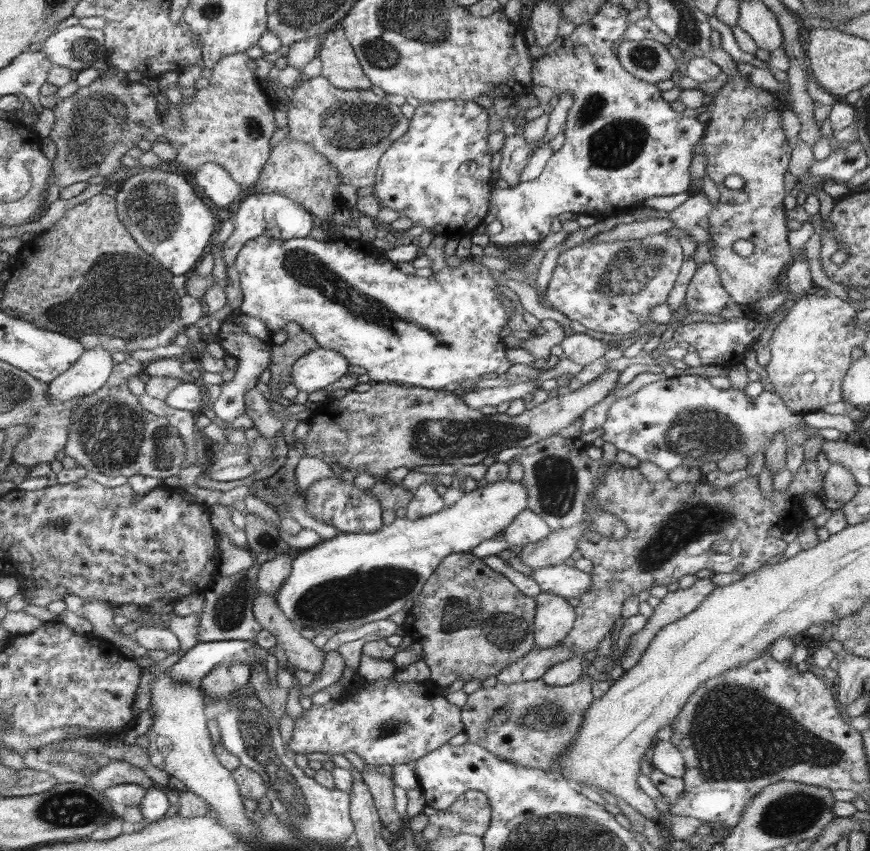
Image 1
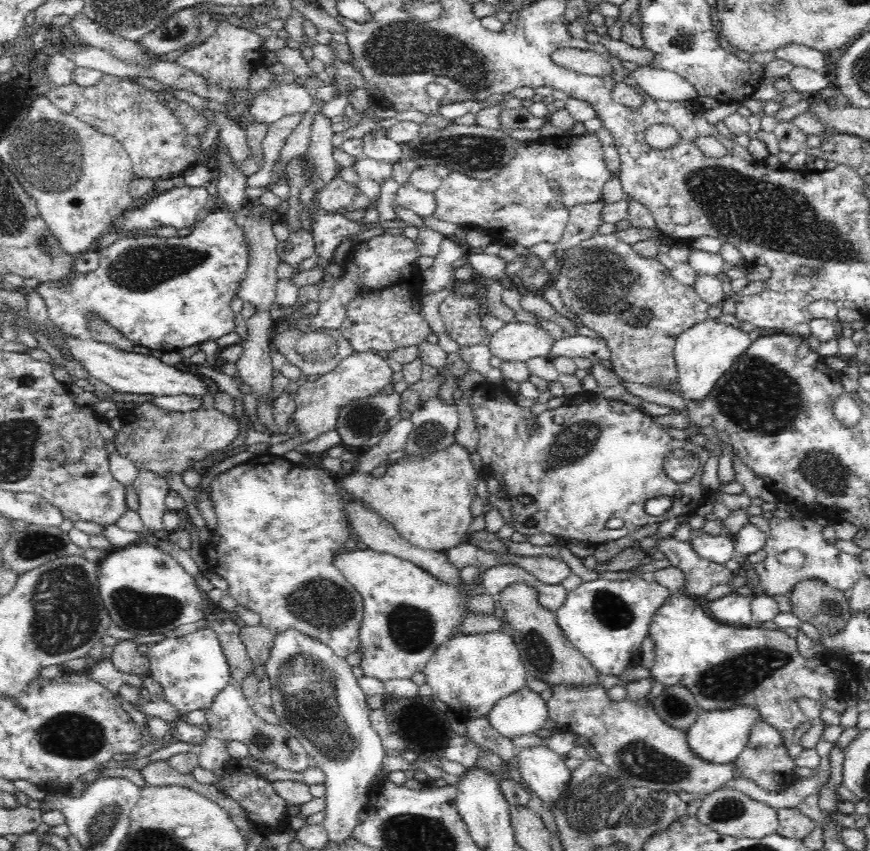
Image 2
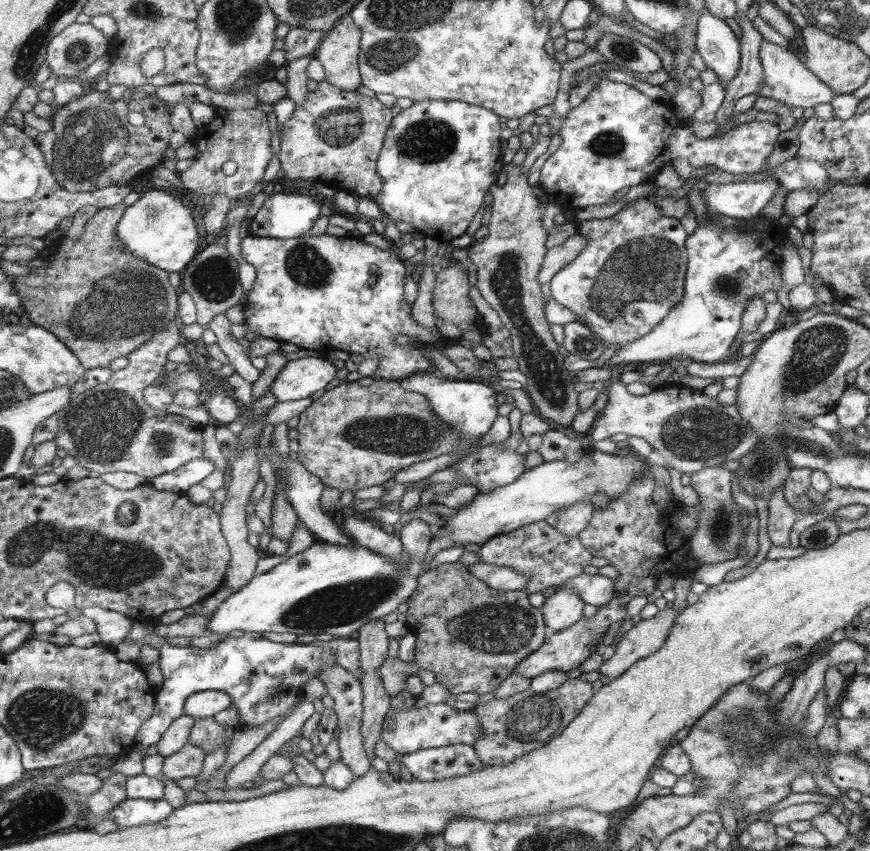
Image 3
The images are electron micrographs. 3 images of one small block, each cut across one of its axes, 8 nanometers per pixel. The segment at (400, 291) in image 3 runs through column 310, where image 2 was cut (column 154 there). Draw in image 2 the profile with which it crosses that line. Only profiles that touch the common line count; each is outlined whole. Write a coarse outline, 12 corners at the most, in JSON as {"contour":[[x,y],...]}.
{"contour":[[244,227],[118,238],[70,288],[40,283],[51,324],[95,314],[135,345],[188,350],[234,332]]}

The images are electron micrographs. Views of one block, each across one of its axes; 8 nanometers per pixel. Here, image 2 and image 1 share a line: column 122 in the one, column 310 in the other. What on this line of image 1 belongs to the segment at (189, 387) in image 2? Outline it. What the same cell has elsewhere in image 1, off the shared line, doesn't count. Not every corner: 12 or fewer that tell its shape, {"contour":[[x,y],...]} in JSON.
{"contour":[[328,348],[300,356],[291,383],[302,392],[330,386],[348,372]]}

